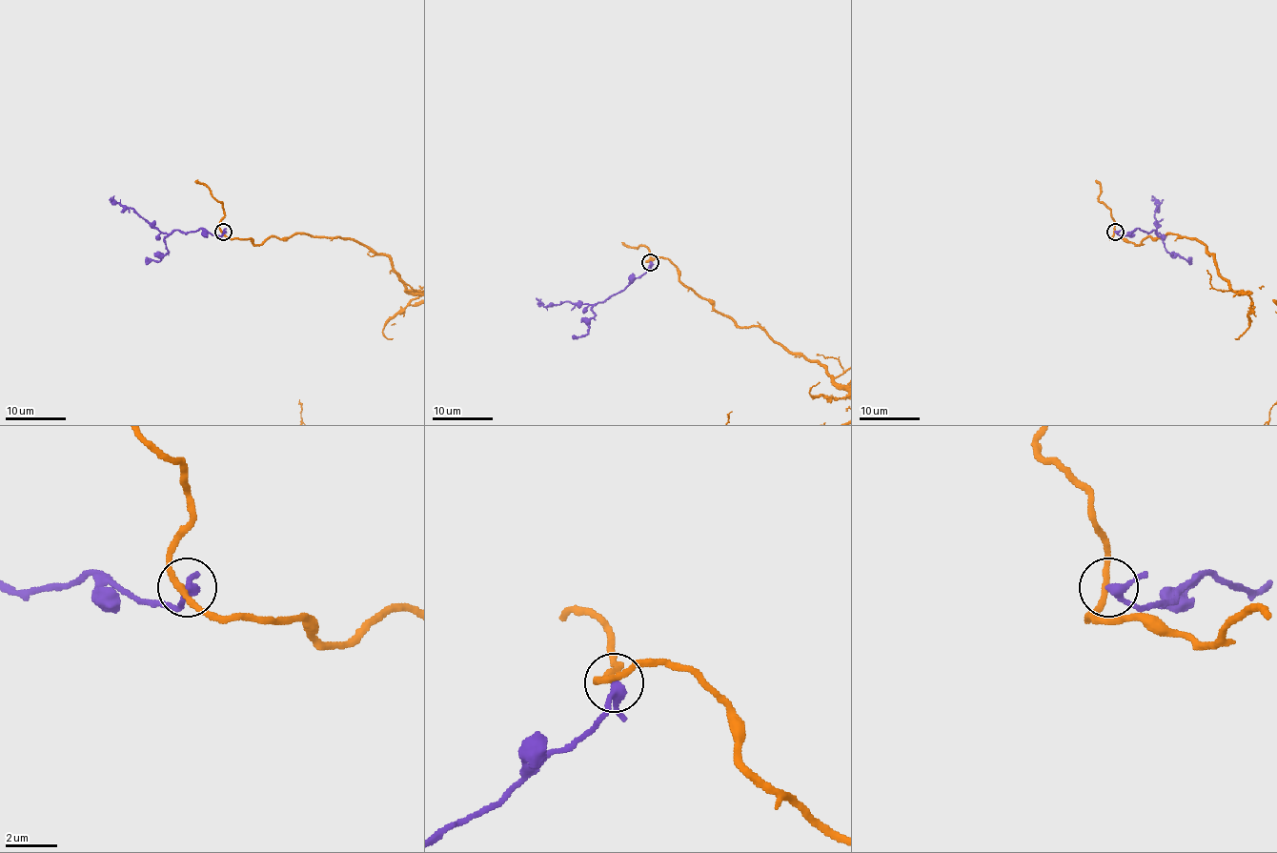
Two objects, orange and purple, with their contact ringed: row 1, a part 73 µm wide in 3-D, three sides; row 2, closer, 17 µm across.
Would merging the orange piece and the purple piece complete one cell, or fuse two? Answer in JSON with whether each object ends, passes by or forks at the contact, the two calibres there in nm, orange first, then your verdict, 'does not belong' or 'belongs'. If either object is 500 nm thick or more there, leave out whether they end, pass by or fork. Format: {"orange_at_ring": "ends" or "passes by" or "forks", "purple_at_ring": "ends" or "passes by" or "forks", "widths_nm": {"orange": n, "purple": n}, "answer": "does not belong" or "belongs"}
{"orange_at_ring": "passes by", "purple_at_ring": "passes by", "widths_nm": {"orange": 240, "purple": 280}, "answer": "does not belong"}

